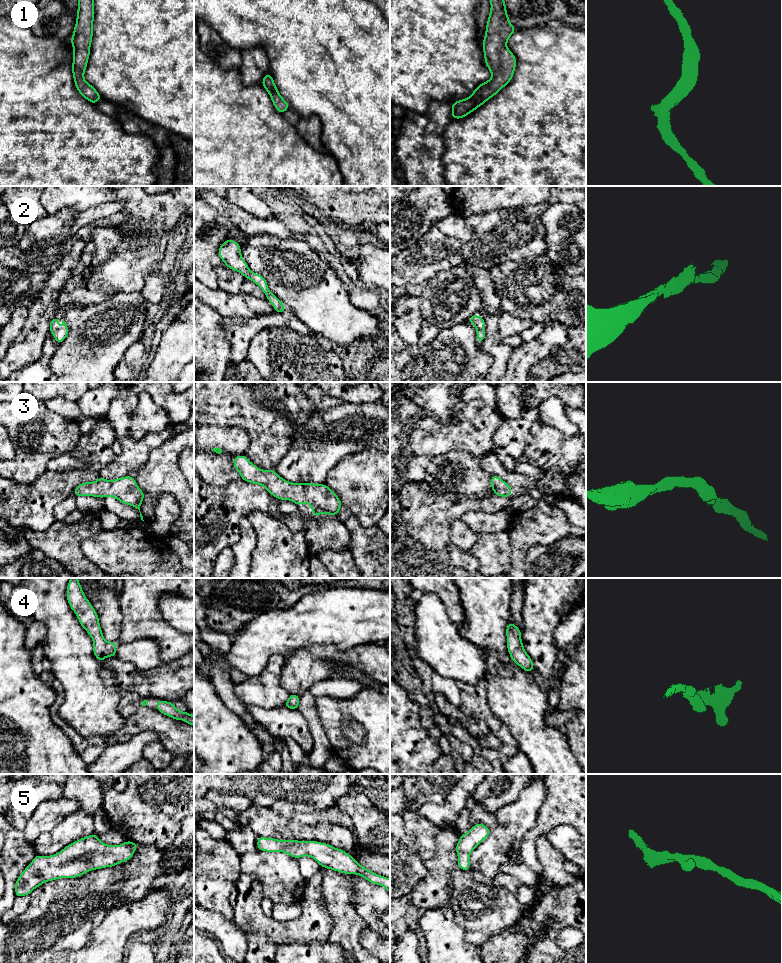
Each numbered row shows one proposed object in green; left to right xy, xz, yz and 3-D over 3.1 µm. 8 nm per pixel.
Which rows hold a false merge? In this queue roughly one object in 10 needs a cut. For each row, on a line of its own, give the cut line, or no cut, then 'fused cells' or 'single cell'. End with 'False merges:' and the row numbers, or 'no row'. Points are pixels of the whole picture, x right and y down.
1: no cut | single cell
2: no cut | single cell
3: no cut | single cell
4: no cut | single cell
5: no cut | single cell
False merges: no row

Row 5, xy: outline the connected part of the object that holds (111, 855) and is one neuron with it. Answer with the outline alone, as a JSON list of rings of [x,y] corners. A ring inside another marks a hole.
[[[96,833],[80,838],[67,845],[55,855],[36,855],[15,882],[15,896],[30,895],[31,892],[45,882],[60,878],[77,878],[91,870],[114,867],[130,860],[139,844],[126,840],[121,845],[107,845],[101,842]]]

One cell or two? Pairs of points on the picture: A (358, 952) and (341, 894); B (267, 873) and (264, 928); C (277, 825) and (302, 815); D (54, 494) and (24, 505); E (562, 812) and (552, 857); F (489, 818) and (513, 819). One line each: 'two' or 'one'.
A: one
B: two
C: two
D: one
E: two
F: two

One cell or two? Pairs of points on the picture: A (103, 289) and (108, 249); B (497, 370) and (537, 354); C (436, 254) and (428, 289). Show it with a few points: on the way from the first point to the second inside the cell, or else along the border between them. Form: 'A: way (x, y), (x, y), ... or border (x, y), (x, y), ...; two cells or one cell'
A: border (115, 254), (96, 265), (91, 264); two cells
B: border (512, 349), (505, 371); two cells
C: border (452, 267), (441, 270), (421, 282), (408, 284); two cells

